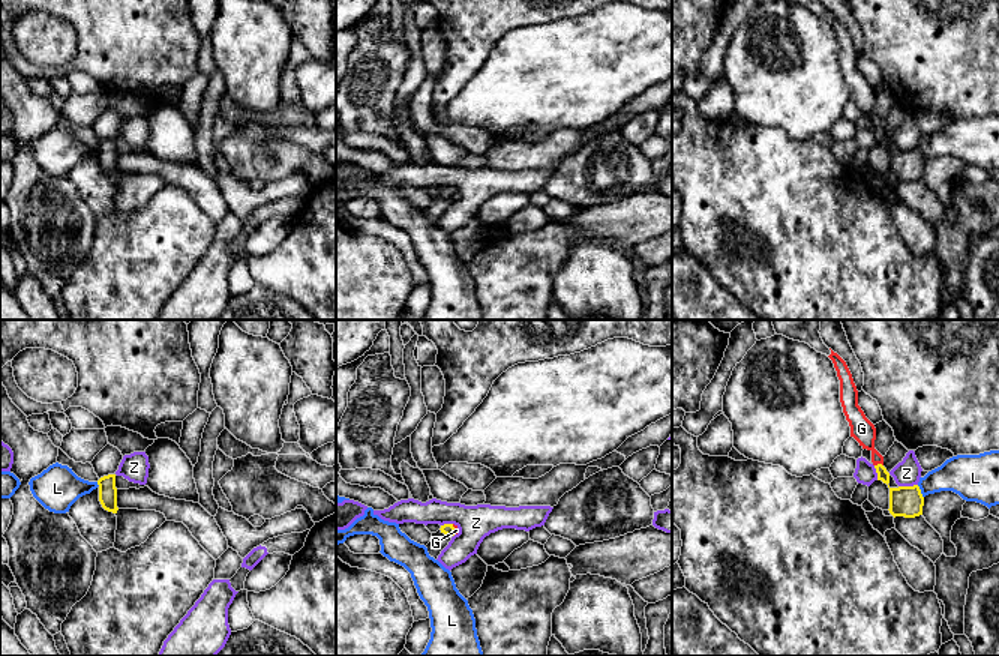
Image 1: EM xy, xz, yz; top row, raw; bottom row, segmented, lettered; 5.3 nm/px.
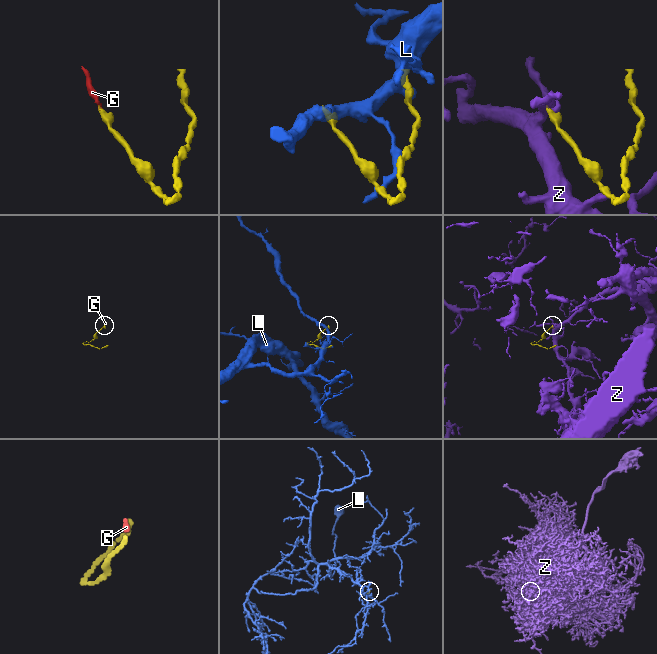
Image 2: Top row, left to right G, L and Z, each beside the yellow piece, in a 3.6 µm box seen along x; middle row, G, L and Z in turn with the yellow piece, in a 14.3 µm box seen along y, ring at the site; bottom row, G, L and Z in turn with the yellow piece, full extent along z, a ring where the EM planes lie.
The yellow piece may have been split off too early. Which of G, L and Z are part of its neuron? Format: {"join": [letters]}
{"join": ["G"]}

